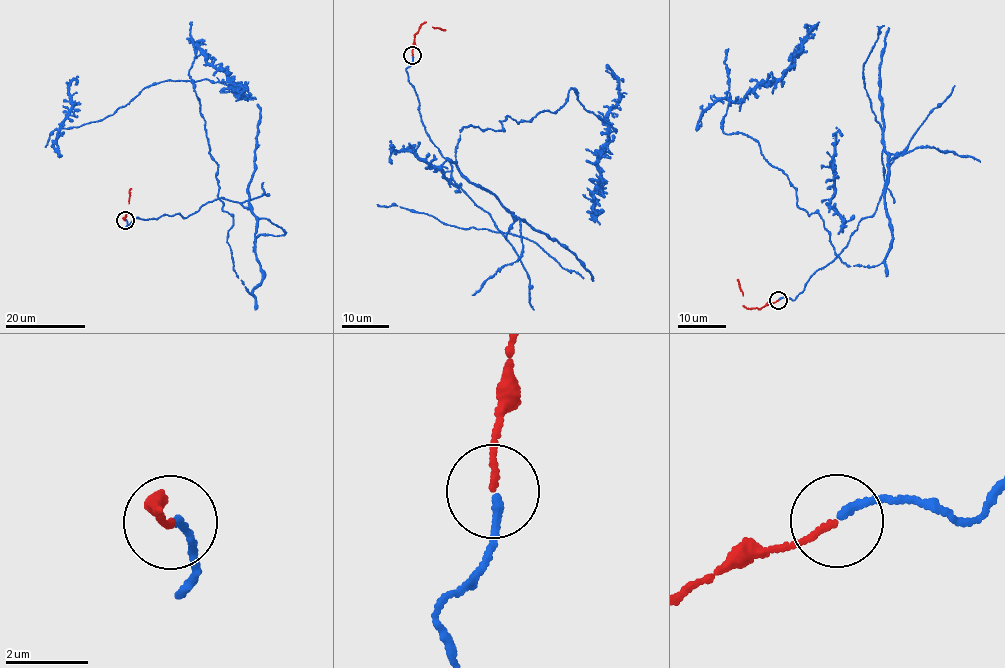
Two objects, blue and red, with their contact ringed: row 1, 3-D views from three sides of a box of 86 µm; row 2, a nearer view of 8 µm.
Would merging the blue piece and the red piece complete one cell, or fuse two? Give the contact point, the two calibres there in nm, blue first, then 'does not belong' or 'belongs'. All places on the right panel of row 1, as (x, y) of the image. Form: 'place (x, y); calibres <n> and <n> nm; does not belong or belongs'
place (778, 300); calibres 180 and 130 nm; belongs

